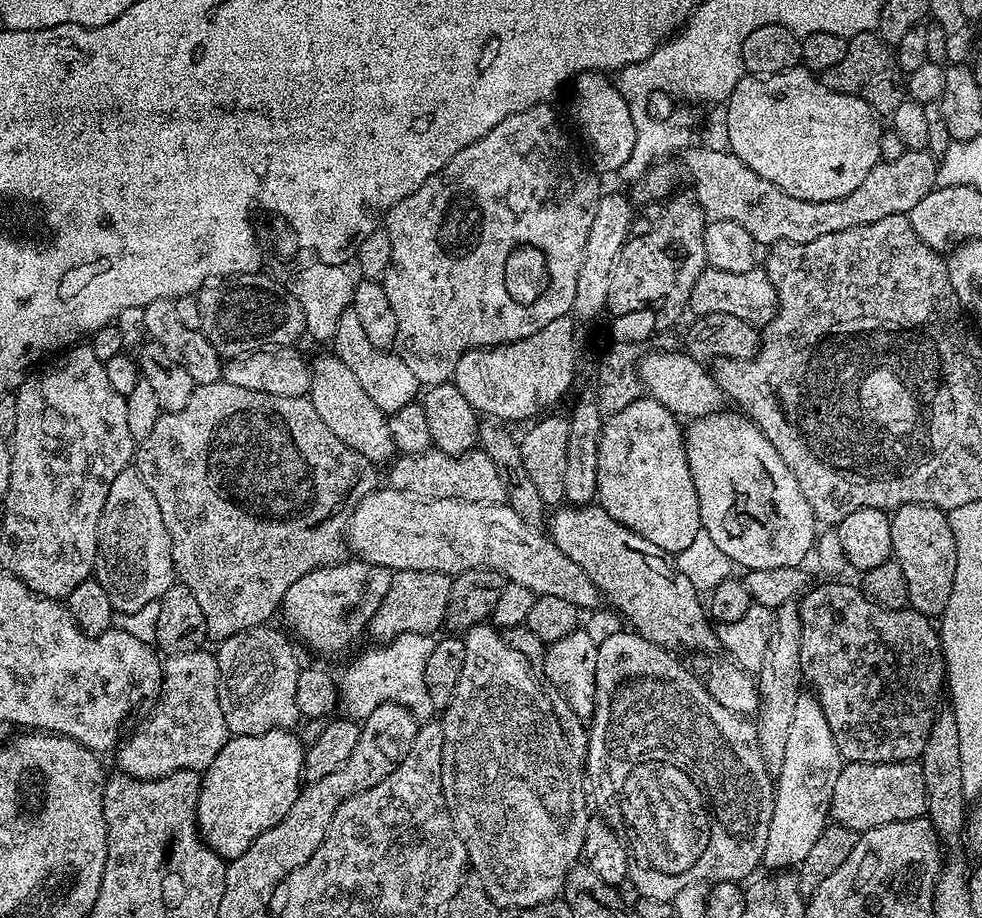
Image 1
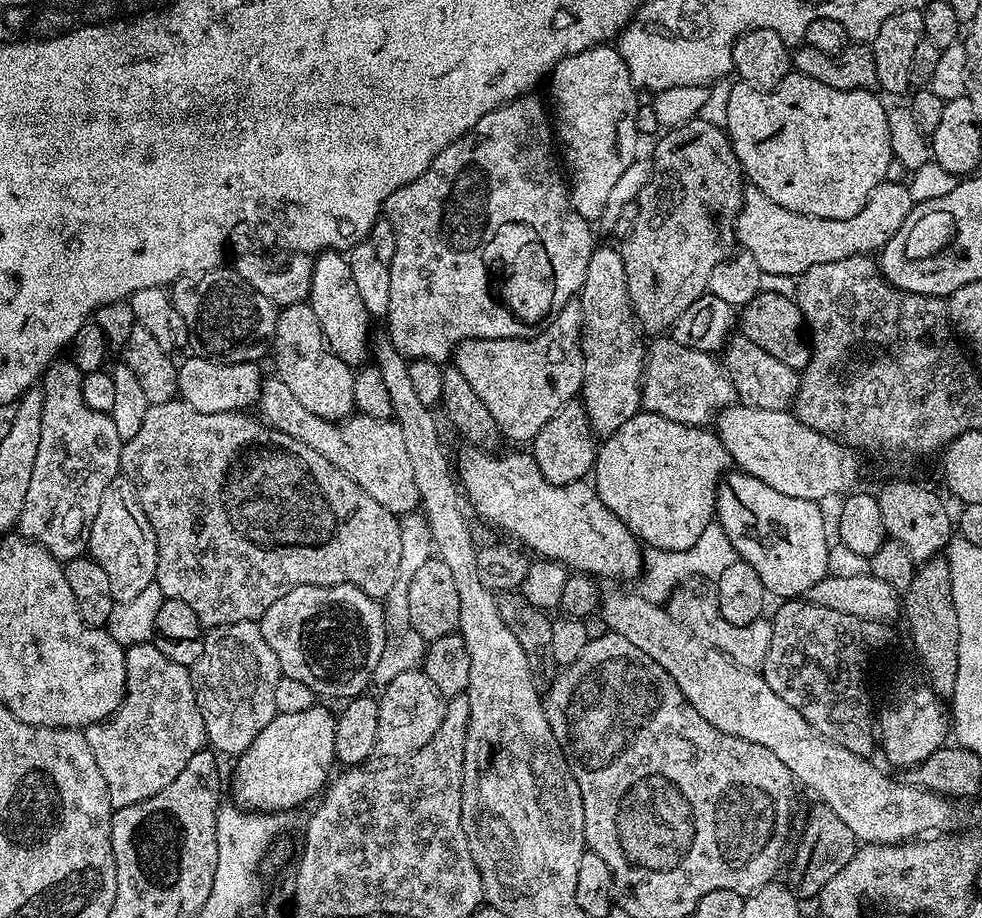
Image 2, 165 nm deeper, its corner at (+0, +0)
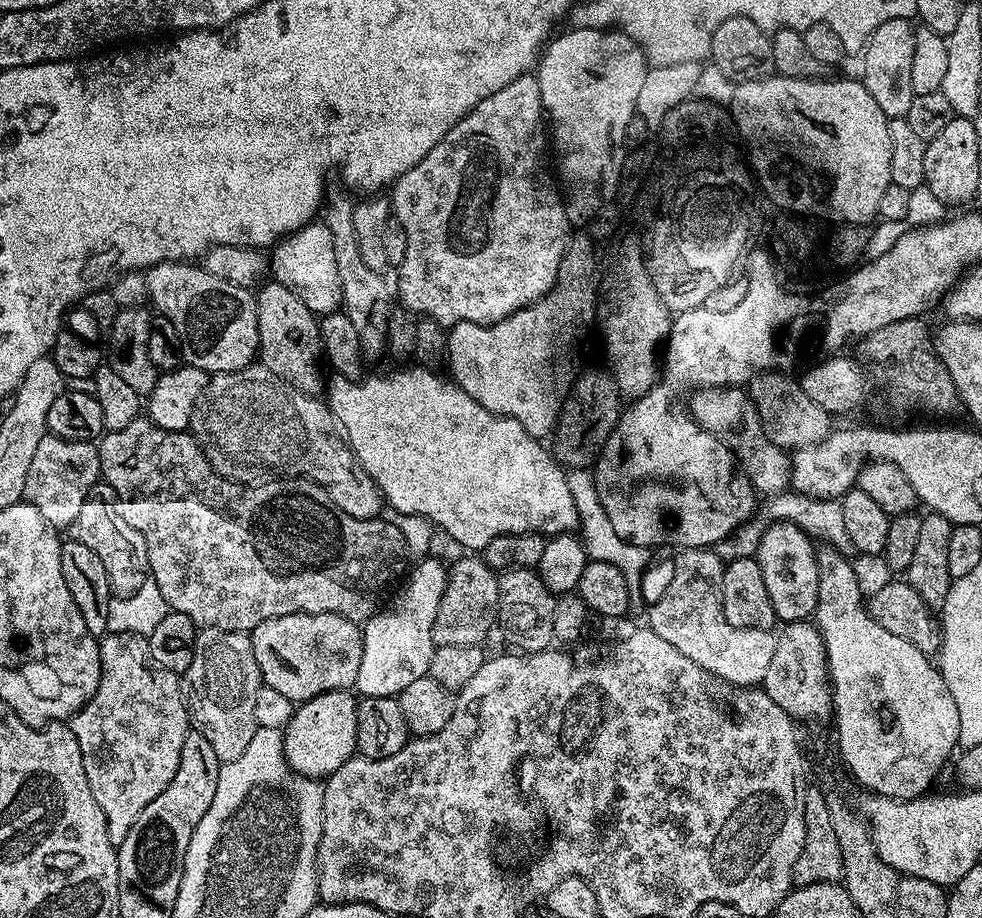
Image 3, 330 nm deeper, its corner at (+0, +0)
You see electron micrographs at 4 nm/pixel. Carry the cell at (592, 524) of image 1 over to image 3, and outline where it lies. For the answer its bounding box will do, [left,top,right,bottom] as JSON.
[326,366,580,550]

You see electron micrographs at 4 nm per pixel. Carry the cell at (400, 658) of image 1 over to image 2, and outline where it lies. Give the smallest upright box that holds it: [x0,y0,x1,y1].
[373,513,432,688]

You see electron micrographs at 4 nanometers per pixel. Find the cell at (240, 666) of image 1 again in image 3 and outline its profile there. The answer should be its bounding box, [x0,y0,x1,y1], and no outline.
[182,628,262,764]

